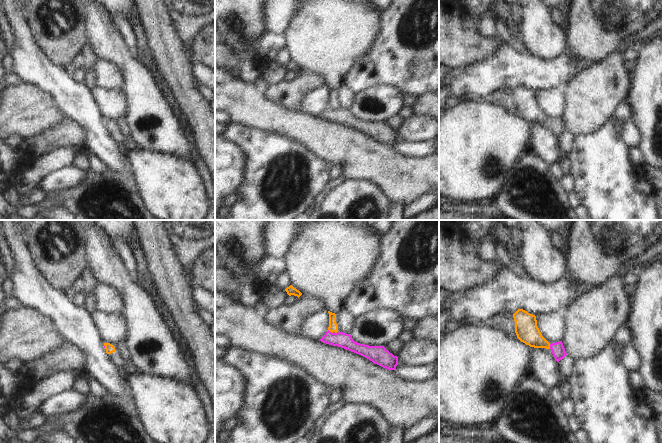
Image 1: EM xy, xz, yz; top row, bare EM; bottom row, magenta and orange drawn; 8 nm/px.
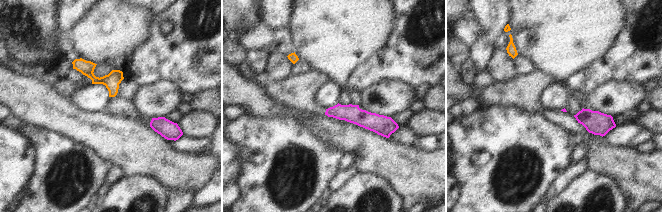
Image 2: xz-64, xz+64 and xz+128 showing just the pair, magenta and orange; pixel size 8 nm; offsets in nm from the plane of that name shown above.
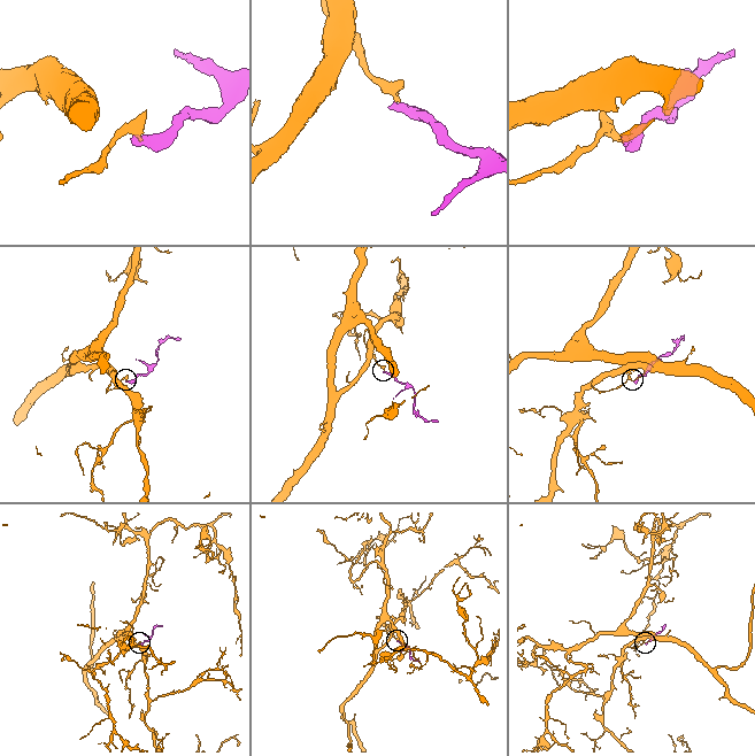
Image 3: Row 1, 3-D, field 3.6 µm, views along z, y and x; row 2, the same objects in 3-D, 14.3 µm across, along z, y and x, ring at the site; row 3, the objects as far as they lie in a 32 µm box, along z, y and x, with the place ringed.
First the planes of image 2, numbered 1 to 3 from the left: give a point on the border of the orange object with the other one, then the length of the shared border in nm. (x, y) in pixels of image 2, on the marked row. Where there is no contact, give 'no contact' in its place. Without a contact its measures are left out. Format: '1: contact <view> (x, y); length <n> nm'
1: no contact
2: no contact
3: no contact

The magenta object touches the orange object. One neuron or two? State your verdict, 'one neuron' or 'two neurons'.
two neurons

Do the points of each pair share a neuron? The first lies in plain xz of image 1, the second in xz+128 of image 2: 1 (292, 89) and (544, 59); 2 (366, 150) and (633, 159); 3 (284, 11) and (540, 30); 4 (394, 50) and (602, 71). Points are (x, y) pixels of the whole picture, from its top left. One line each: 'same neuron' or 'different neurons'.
1: different neurons
2: same neuron
3: different neurons
4: same neuron

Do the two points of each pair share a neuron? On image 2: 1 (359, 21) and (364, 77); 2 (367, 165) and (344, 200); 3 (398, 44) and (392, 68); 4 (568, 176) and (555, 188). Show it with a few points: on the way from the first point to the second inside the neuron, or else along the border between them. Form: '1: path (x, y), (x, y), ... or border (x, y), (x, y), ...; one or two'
1: border (381, 48), (362, 62), (347, 80); two
2: border (358, 172), (373, 172), (385, 179); two
3: path (398, 50), (398, 59), (395, 62); one
4: path (565, 178), (558, 185); one

